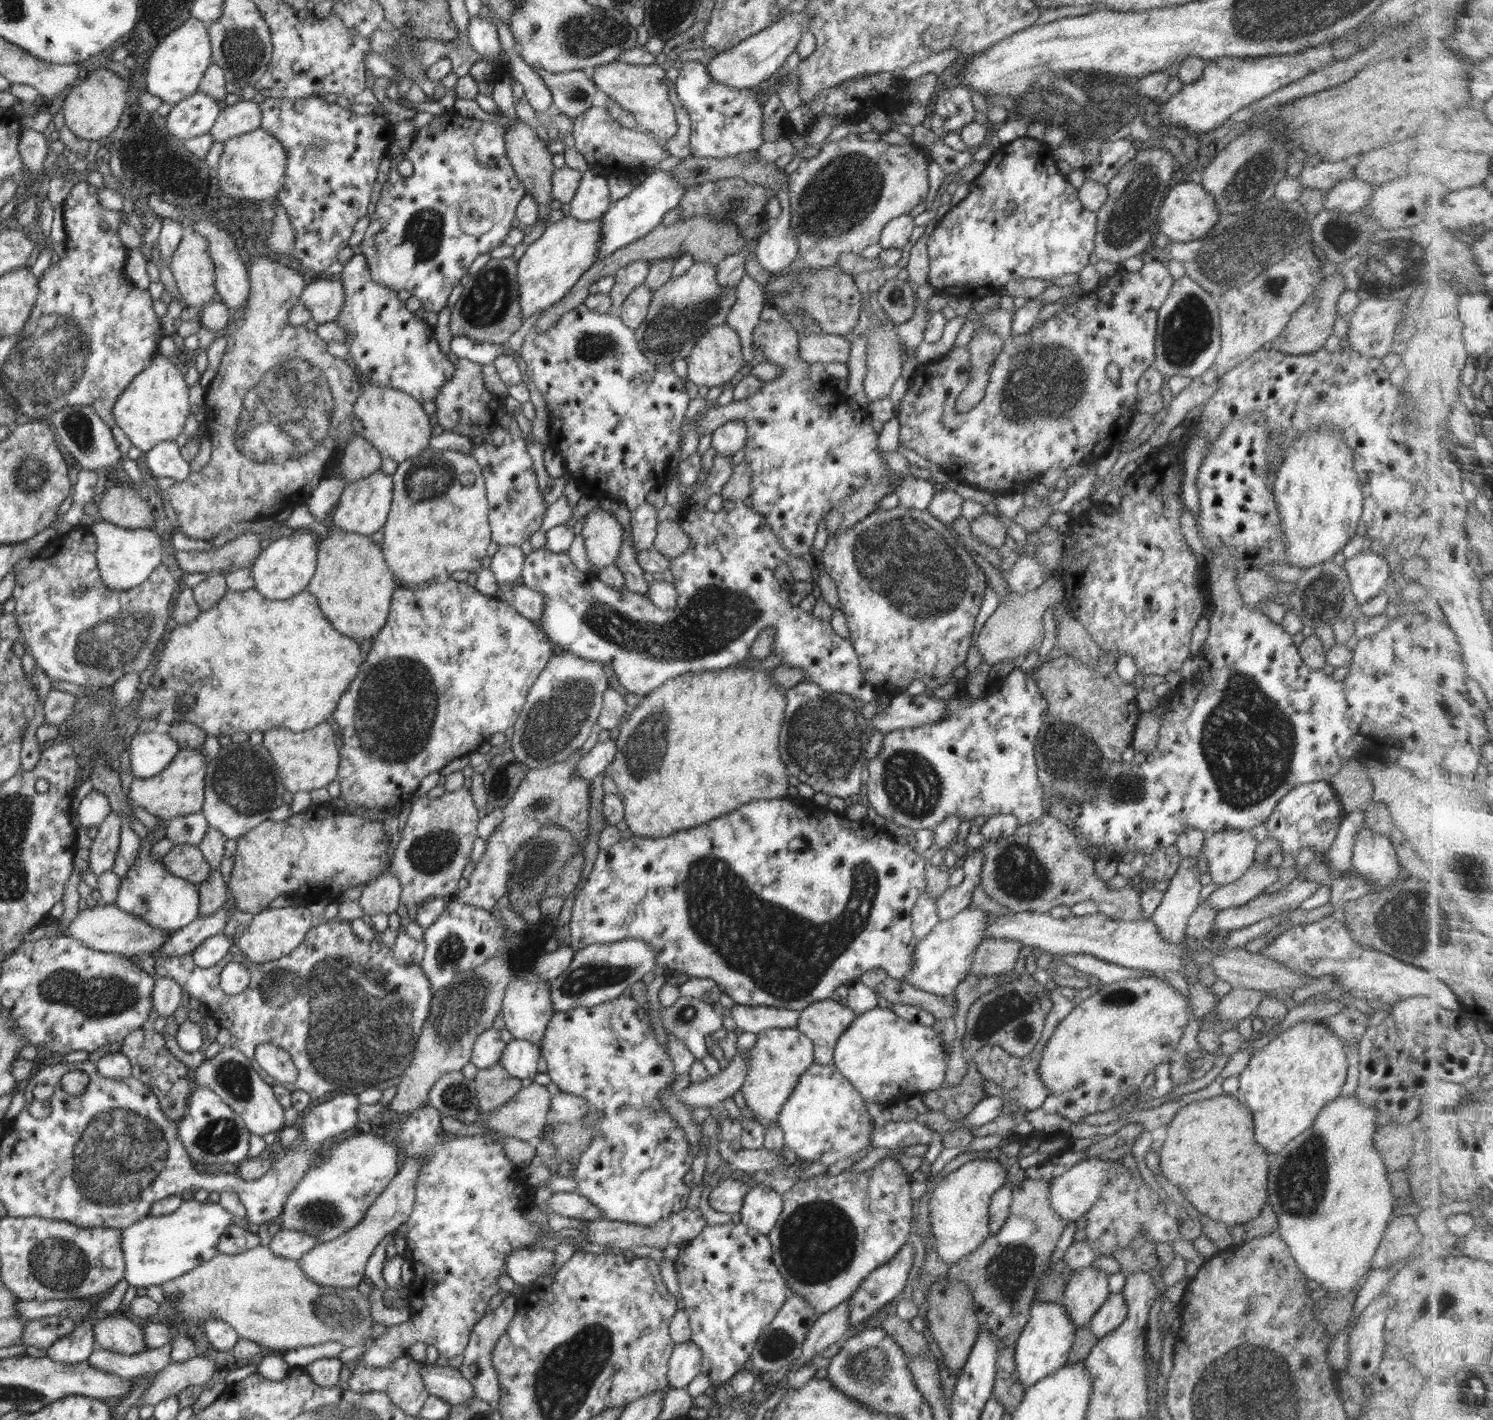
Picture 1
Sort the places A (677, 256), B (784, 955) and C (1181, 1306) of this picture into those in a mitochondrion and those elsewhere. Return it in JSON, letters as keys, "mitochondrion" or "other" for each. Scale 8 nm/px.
{"A":"other","B":"mitochondrion","C":"other"}

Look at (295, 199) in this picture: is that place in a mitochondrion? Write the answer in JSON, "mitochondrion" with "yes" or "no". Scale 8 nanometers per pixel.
{"mitochondrion":"no"}

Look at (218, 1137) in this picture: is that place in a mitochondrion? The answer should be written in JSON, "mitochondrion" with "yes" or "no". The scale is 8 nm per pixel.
{"mitochondrion":"yes"}

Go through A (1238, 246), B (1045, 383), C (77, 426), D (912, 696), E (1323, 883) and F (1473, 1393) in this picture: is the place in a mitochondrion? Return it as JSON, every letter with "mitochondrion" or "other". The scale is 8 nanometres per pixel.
{"A":"mitochondrion","B":"mitochondrion","C":"mitochondrion","D":"other","E":"other","F":"mitochondrion"}

